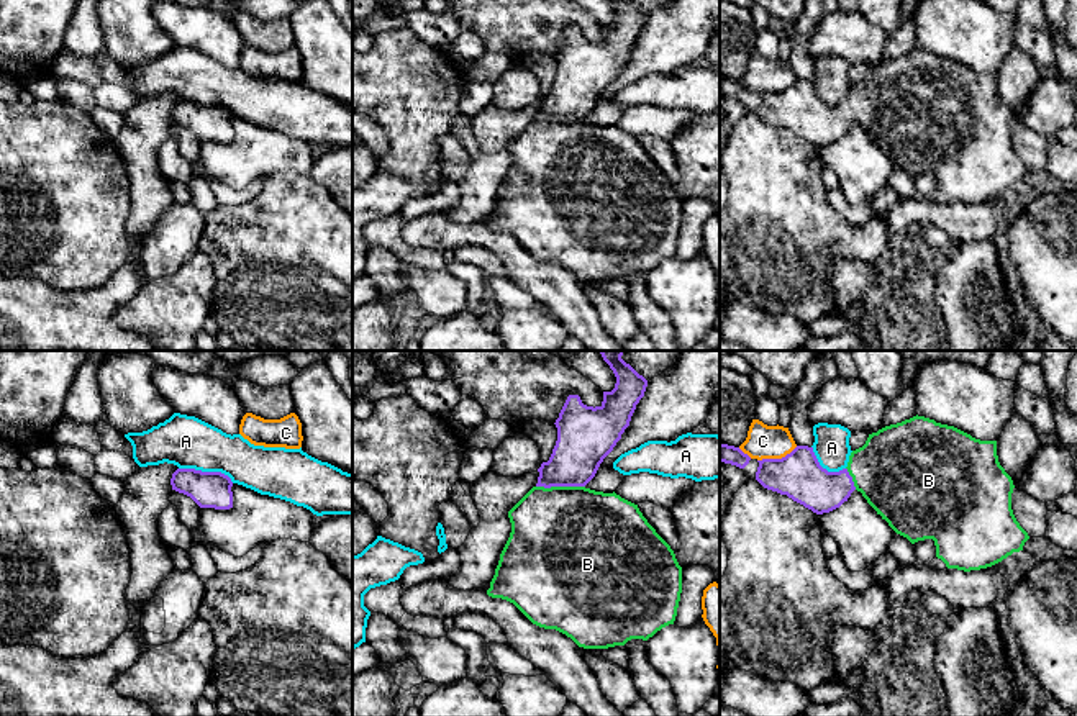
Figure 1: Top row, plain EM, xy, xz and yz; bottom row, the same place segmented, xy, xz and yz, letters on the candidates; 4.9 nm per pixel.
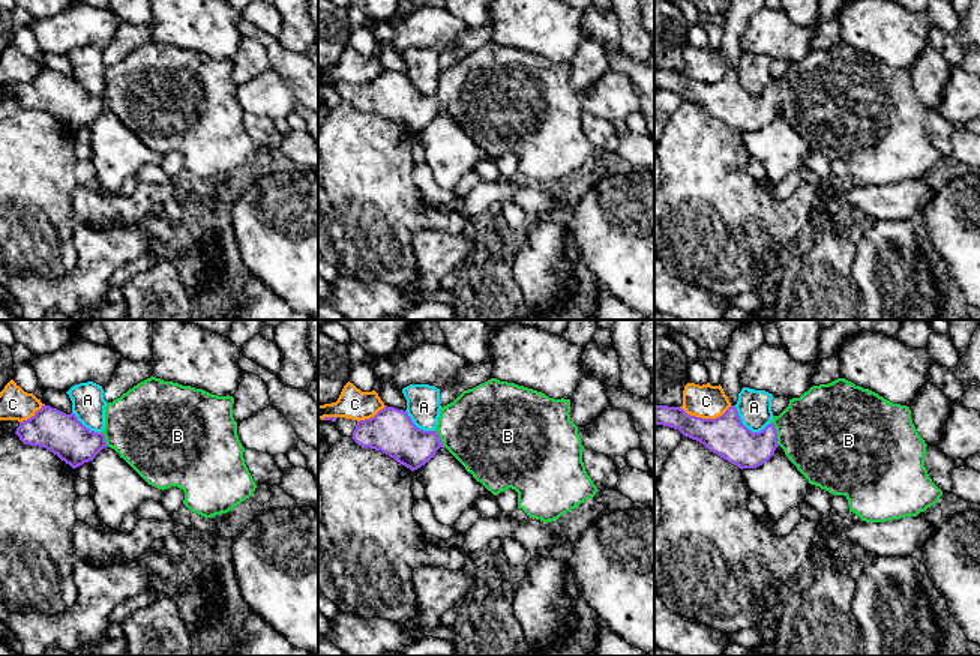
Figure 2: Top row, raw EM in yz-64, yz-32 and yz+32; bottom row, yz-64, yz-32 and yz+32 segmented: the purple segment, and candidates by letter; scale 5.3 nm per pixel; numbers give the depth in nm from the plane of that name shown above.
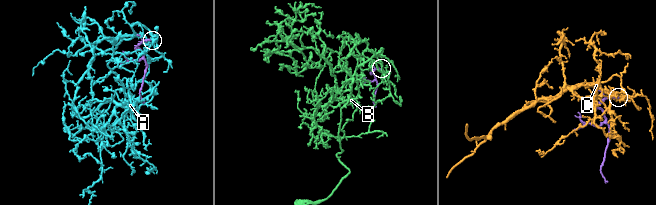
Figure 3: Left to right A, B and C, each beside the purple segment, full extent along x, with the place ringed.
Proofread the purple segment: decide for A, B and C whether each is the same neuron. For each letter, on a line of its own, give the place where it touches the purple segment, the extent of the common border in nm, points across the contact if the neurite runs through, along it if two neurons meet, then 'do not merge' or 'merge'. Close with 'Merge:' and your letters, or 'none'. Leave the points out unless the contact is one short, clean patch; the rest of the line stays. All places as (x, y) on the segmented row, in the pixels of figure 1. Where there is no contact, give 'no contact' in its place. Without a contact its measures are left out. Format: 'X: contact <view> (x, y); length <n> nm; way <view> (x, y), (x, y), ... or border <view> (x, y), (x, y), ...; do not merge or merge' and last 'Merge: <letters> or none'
A: contact xy (207, 472); length 280 nm; border xy (179, 467), (220, 471), (233, 482); do not merge
B: contact xz (561, 485); length 240 nm; way xz (584, 441), (561, 485), (563, 536); merge
C: contact yz (777, 459); length 220 nm; do not merge
Merge: B

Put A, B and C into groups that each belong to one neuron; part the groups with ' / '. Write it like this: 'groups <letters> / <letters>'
groups A / B / C

